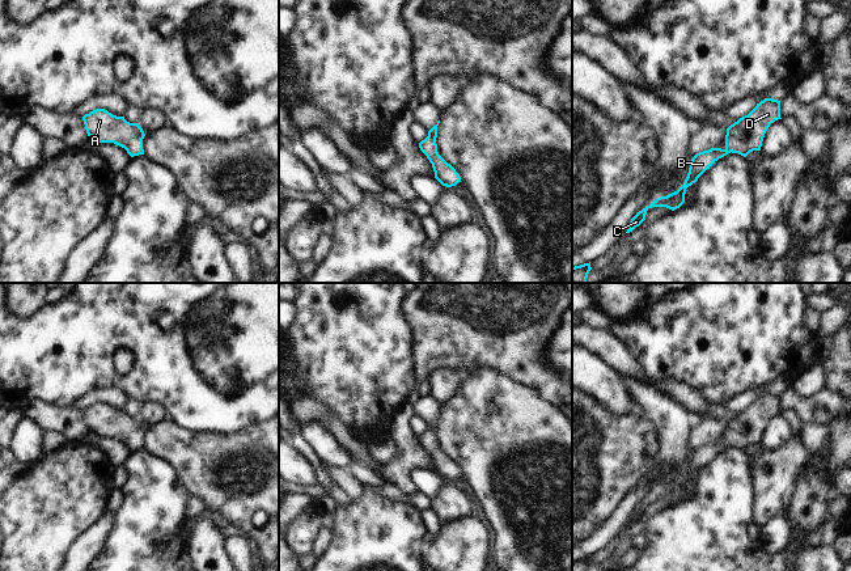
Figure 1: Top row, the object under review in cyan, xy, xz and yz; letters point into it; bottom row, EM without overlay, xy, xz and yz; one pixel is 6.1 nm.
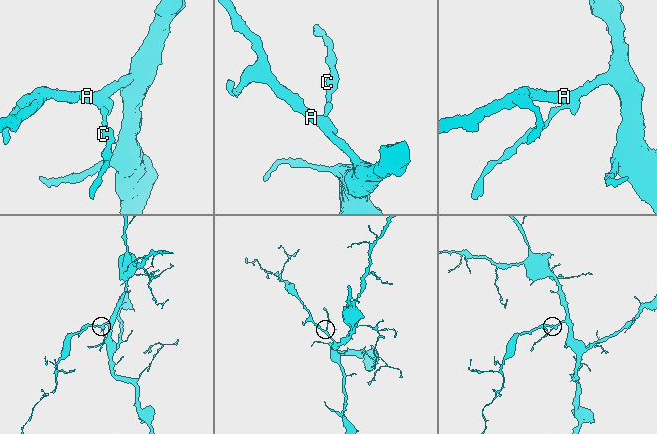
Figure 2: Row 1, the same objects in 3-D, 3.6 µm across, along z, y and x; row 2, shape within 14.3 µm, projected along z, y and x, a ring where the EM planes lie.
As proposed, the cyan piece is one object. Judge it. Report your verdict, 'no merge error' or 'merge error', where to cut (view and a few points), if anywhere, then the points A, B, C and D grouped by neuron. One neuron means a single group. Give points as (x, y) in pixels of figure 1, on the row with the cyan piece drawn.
no merge error; cut none; groups A B C D

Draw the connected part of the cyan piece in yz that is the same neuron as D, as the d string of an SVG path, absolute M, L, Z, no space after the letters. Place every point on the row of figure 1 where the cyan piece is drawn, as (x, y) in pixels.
M765 98L745 117L727 128L725 148L711 148L697 153L691 161L683 185L674 193L660 196L649 206L639 211L630 221L626 233L632 232L644 220L647 211L652 207L666 207L672 211L685 203L686 189L695 183L698 178L710 169L719 158L728 153L738 153L746 157L753 151L761 151L765 134L771 123L780 118L780 101Z

